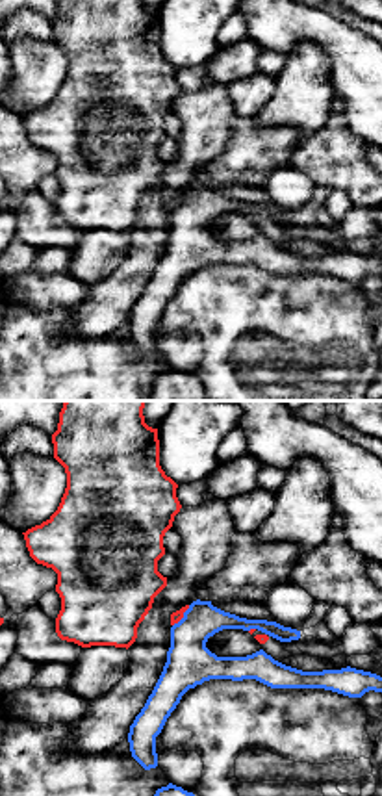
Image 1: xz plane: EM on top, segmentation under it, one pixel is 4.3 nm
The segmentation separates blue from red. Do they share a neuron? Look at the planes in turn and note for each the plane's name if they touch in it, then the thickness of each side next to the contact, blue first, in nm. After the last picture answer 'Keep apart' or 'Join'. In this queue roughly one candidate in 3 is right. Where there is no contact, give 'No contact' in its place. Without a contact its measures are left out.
Touches blue in xz. Thickness 200 nm (blue) against 50 nm

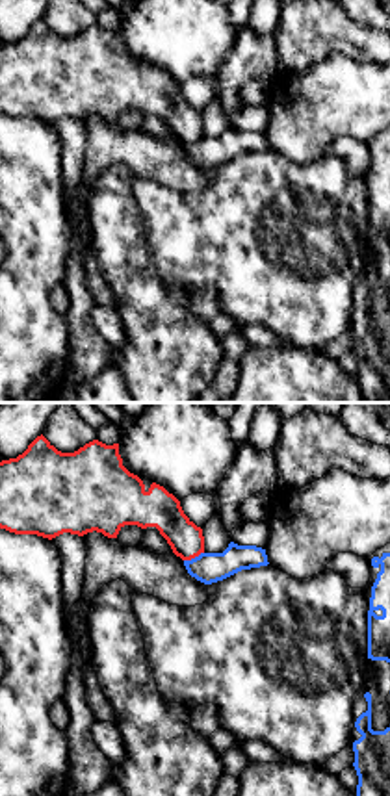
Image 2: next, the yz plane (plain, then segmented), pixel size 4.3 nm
Touches blue in yz. Thickness 130 nm (blue) against 160 nm

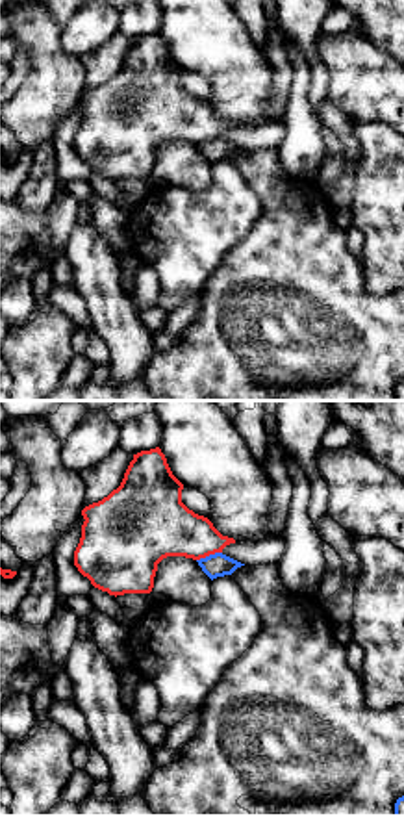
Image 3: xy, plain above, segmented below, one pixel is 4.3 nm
Touches blue in xy. Thickness 100 nm (blue) against 280 nm

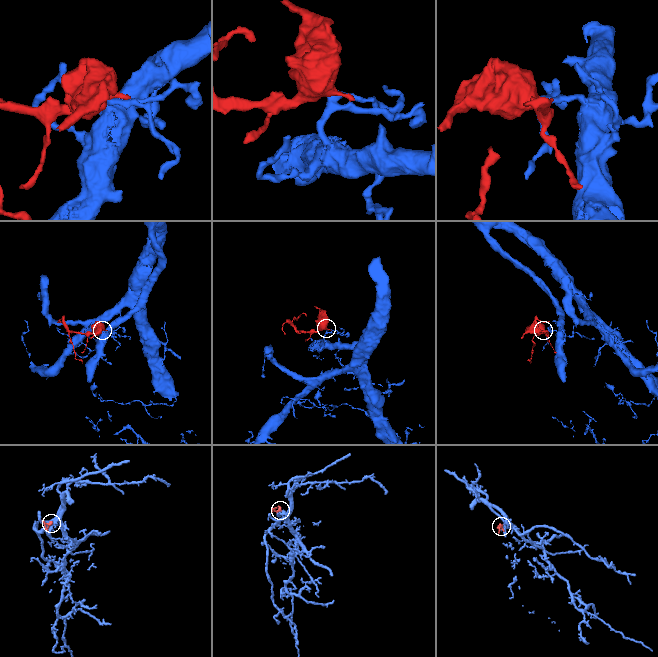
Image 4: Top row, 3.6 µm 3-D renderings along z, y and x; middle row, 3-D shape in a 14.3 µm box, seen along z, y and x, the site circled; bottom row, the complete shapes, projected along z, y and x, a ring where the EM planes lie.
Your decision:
Keep apart

